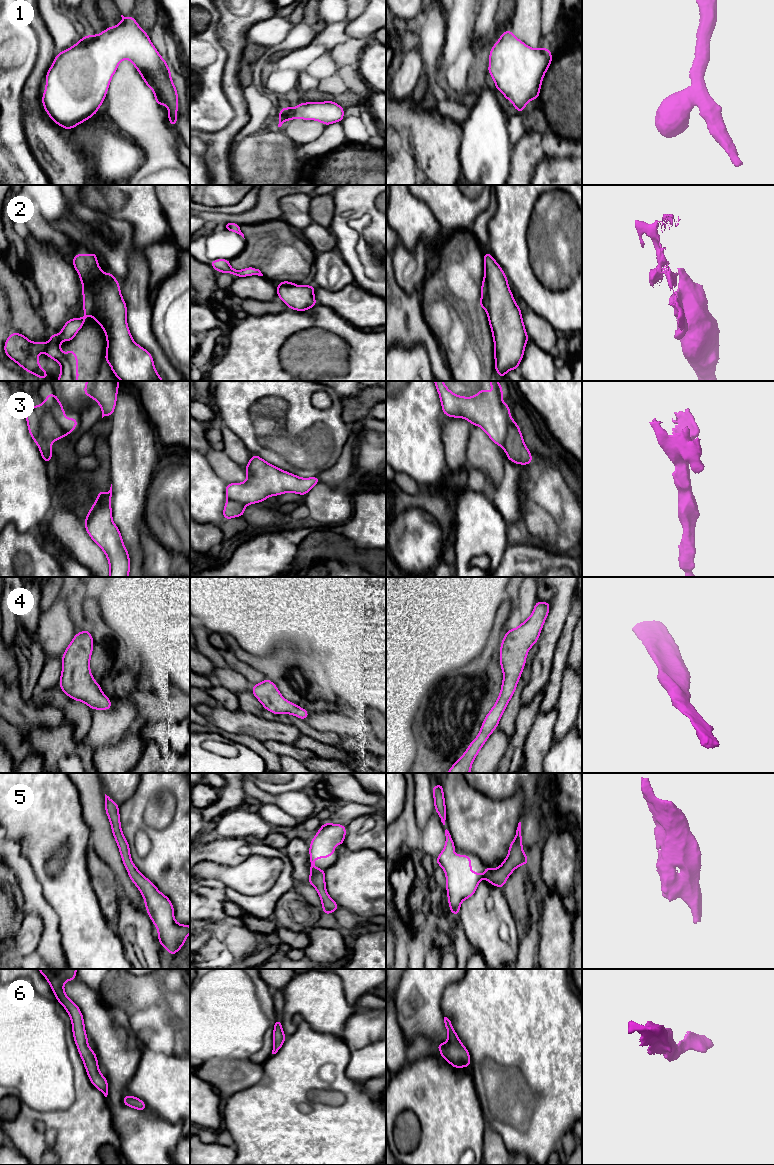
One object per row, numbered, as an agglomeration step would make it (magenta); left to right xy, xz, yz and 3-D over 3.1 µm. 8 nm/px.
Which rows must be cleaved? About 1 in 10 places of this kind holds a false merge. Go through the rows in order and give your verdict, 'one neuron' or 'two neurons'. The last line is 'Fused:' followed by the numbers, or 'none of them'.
1: one neuron
2: two neurons
3: two neurons
4: one neuron
5: one neuron
6: one neuron
Fused: 2, 3

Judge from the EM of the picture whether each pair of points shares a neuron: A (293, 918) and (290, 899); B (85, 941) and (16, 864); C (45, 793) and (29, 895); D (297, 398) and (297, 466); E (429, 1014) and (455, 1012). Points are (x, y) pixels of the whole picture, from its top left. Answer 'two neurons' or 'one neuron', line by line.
A: one neuron
B: two neurons
C: two neurons
D: one neuron
E: two neurons

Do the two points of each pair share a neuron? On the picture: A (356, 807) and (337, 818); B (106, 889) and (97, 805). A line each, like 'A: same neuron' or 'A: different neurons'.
A: same neuron
B: different neurons

